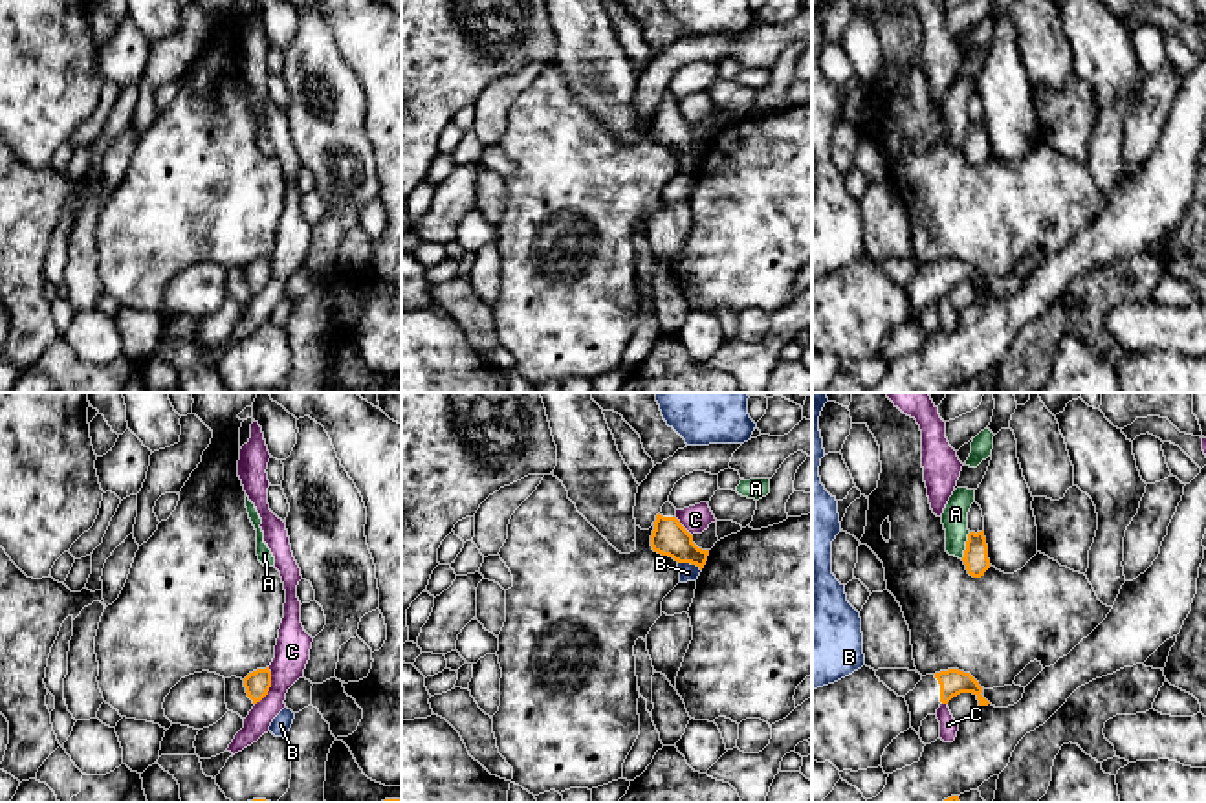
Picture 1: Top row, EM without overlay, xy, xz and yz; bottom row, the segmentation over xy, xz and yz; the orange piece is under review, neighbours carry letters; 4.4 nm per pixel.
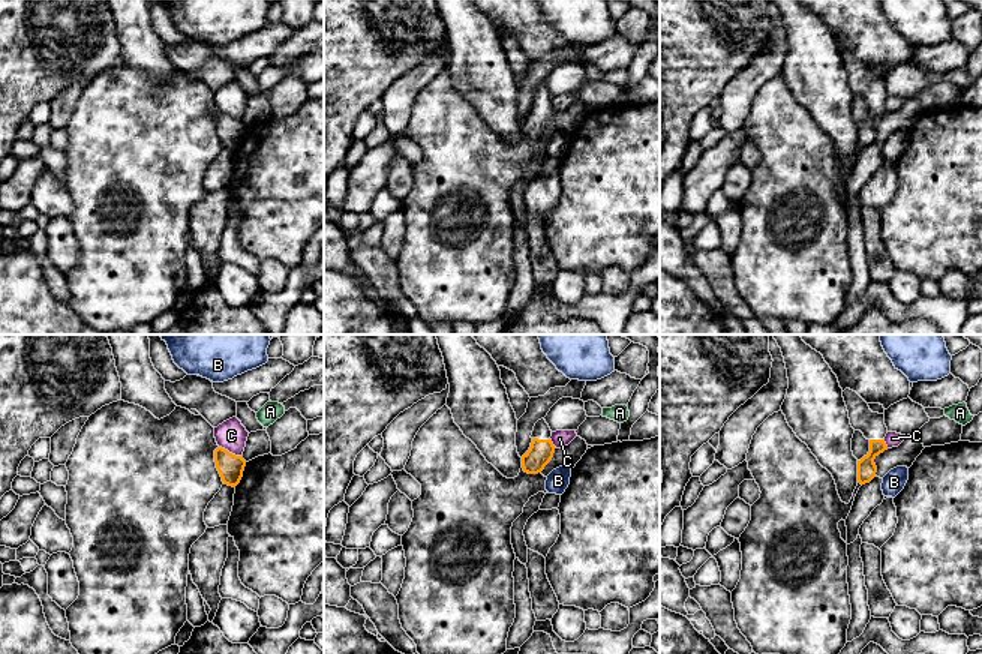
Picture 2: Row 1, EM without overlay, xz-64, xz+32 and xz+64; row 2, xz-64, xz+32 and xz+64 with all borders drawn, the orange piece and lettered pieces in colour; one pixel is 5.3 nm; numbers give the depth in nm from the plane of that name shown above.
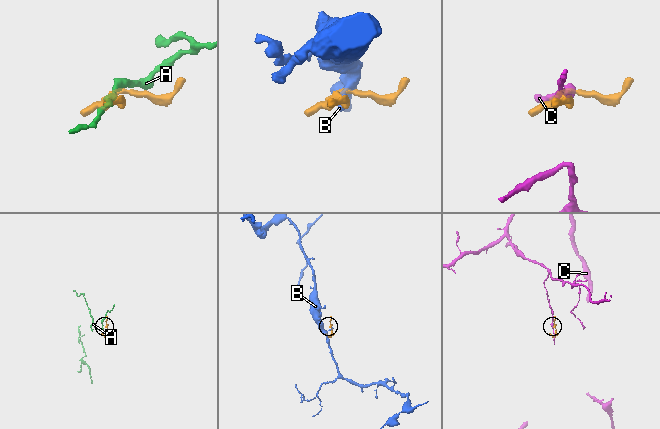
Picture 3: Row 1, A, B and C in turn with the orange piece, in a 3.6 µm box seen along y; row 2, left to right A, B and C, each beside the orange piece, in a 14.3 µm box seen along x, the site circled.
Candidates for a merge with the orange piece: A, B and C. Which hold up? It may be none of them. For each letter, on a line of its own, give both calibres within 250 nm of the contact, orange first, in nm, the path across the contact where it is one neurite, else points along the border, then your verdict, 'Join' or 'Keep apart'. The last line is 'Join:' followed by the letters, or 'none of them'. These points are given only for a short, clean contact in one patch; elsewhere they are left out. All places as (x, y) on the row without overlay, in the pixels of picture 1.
A: Thickness 110 nm (orange) against 110 nm. Boundary: yz (970, 121), (961, 147). Keep apart
B: Thickness 160 nm (orange) against 80 nm. Keep apart
C: Thickness 120 nm (orange) against 160 nm. Keep apart
Join: none of them

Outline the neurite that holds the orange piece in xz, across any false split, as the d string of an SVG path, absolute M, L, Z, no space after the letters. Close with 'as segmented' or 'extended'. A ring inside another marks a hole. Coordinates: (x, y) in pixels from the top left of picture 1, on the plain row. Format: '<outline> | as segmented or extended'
M667 90L656 104L651 136L662 145L669 145L678 152L696 154L704 158L709 139L702 139L693 132L693 125L676 108L676 97Z | extended

